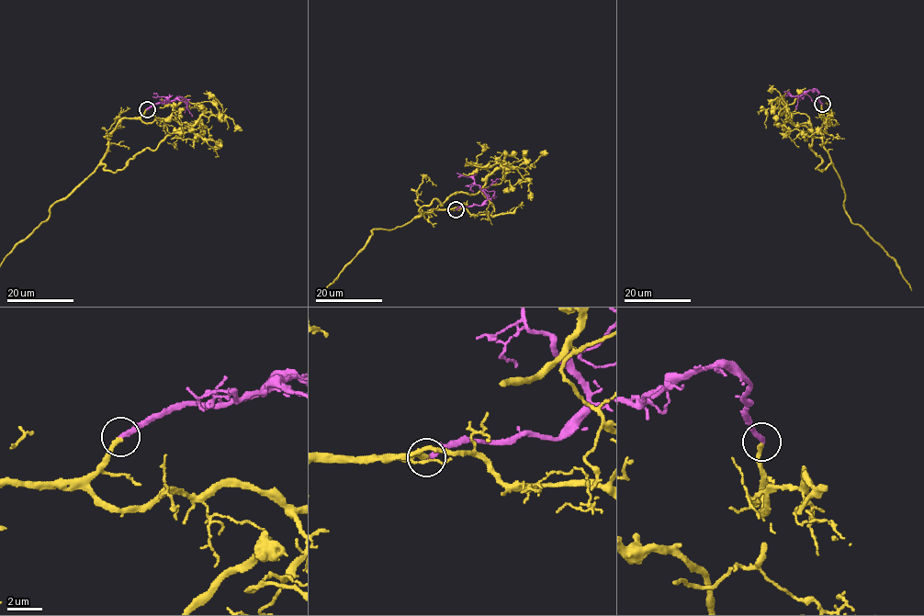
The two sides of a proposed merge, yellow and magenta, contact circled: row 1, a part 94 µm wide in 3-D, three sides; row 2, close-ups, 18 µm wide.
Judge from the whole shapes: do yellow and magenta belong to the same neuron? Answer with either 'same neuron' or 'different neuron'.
same neuron

